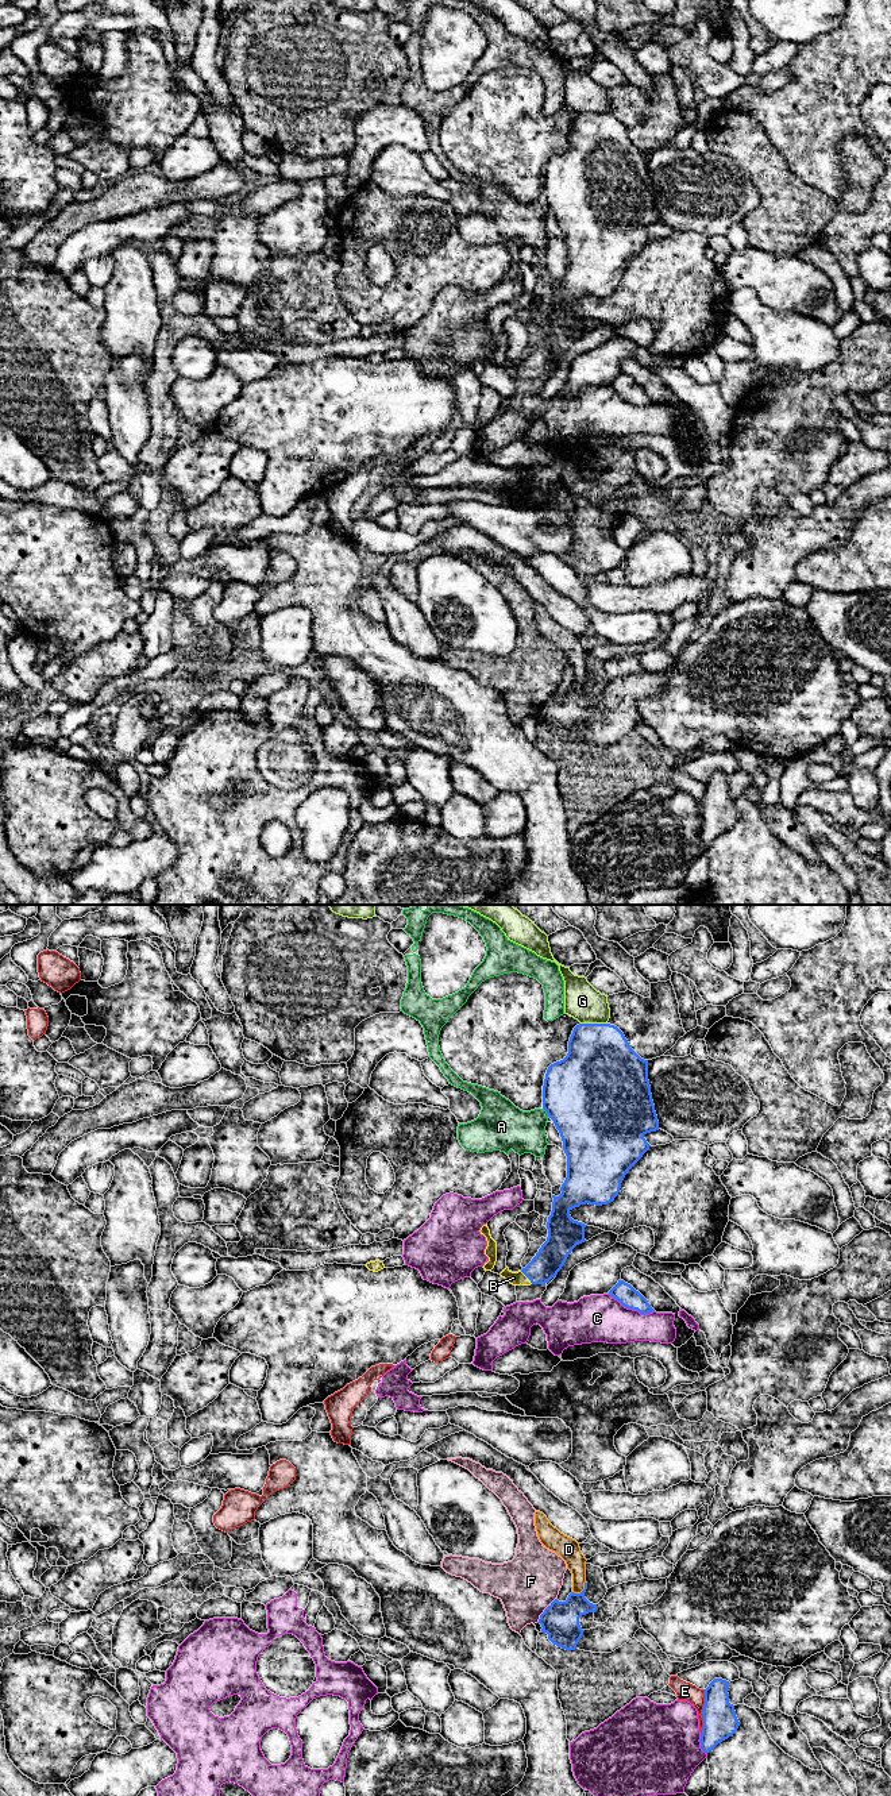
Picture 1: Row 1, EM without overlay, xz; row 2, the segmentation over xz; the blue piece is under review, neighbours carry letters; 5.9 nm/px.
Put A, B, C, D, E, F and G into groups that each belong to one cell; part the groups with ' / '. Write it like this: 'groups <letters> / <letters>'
groups A / B / C / D / E / F / G

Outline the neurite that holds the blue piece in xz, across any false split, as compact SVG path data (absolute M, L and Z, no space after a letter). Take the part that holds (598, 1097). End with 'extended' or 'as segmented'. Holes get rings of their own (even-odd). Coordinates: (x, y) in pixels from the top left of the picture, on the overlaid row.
M579 1024L574 1028L567 1056L547 1069L543 1109L560 1133L567 1178L560 1187L562 1194L552 1195L547 1241L525 1268L512 1272L506 1267L500 1273L513 1286L545 1284L556 1277L572 1249L586 1241L587 1225L574 1221L570 1211L586 1203L602 1206L613 1202L628 1171L651 1146L644 1136L659 1130L648 1060L641 1059L624 1033L610 1024Z; extended

